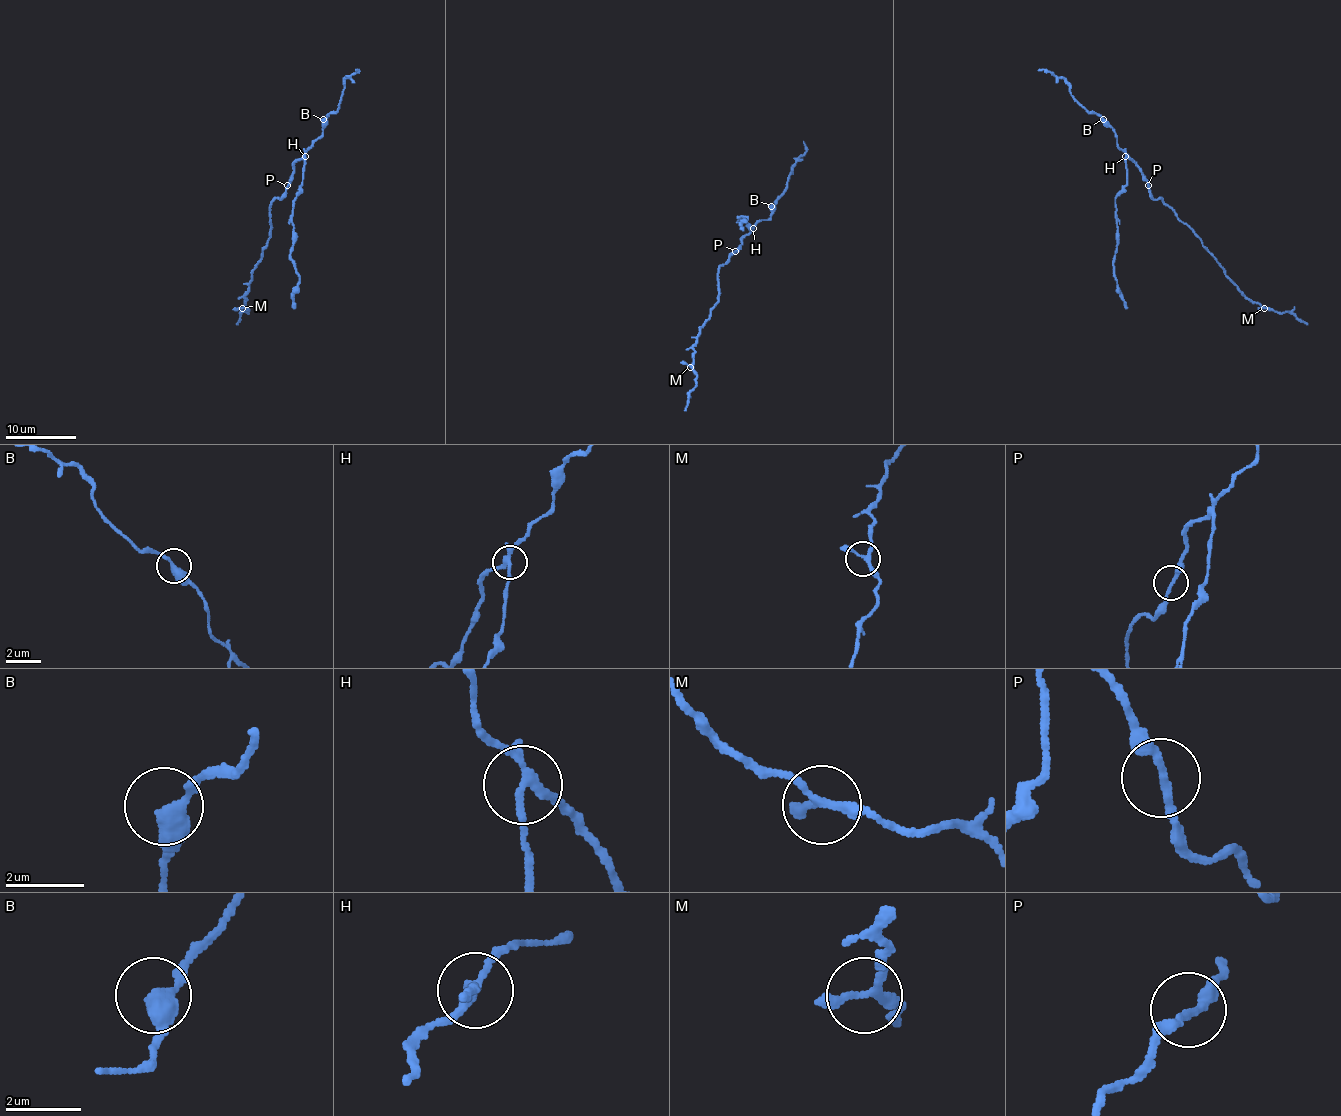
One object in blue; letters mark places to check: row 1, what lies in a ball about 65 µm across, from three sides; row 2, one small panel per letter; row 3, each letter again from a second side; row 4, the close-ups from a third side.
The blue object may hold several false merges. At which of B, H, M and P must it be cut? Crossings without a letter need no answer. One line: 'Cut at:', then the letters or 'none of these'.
Cut at: H

